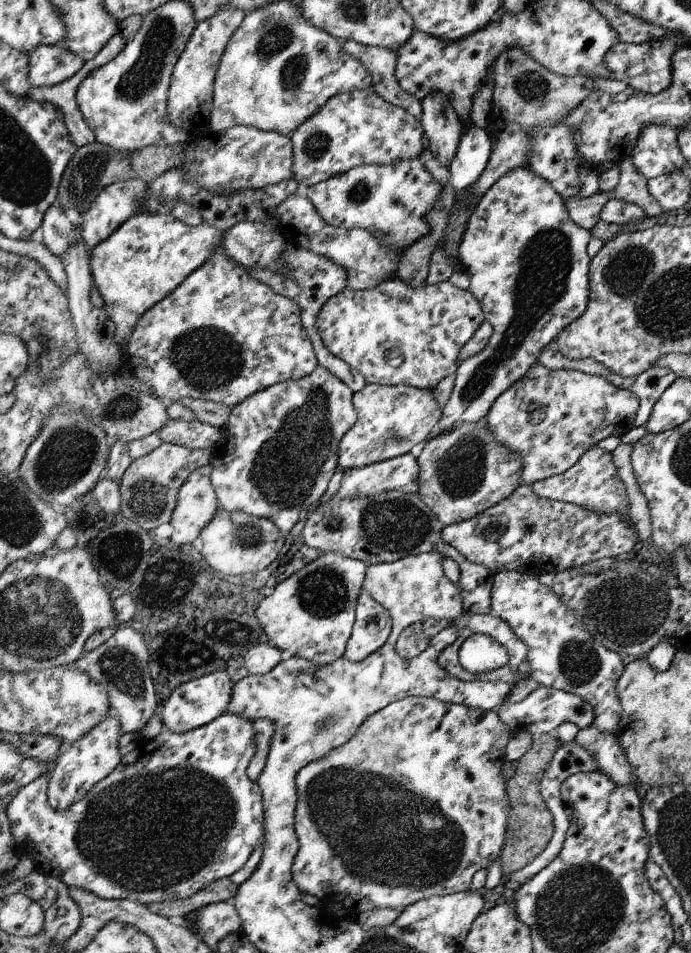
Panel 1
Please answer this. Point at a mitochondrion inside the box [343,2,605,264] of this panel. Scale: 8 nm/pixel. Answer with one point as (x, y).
(530, 85)

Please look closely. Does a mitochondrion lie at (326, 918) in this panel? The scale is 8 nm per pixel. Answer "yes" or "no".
no

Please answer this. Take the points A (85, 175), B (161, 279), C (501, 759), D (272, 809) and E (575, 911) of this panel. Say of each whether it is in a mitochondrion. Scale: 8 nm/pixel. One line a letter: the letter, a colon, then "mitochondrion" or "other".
A: mitochondrion
B: other
C: other
D: other
E: mitochondrion

